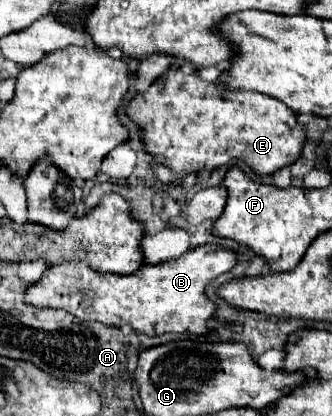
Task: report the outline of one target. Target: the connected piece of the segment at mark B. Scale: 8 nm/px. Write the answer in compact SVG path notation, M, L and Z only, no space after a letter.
M199 245L195 249L189 249L185 255L157 263L157 265L141 265L131 275L101 275L93 269L89 269L83 263L77 261L65 261L51 265L43 277L33 283L25 293L25 303L33 307L45 307L45 309L65 309L71 315L75 315L81 321L101 321L105 325L123 327L129 325L133 331L145 333L149 337L163 335L163 333L191 333L191 335L207 335L207 321L215 313L215 303L205 297L205 285L211 283L221 273L227 273L237 263L235 253L229 249L223 249L219 245Z

